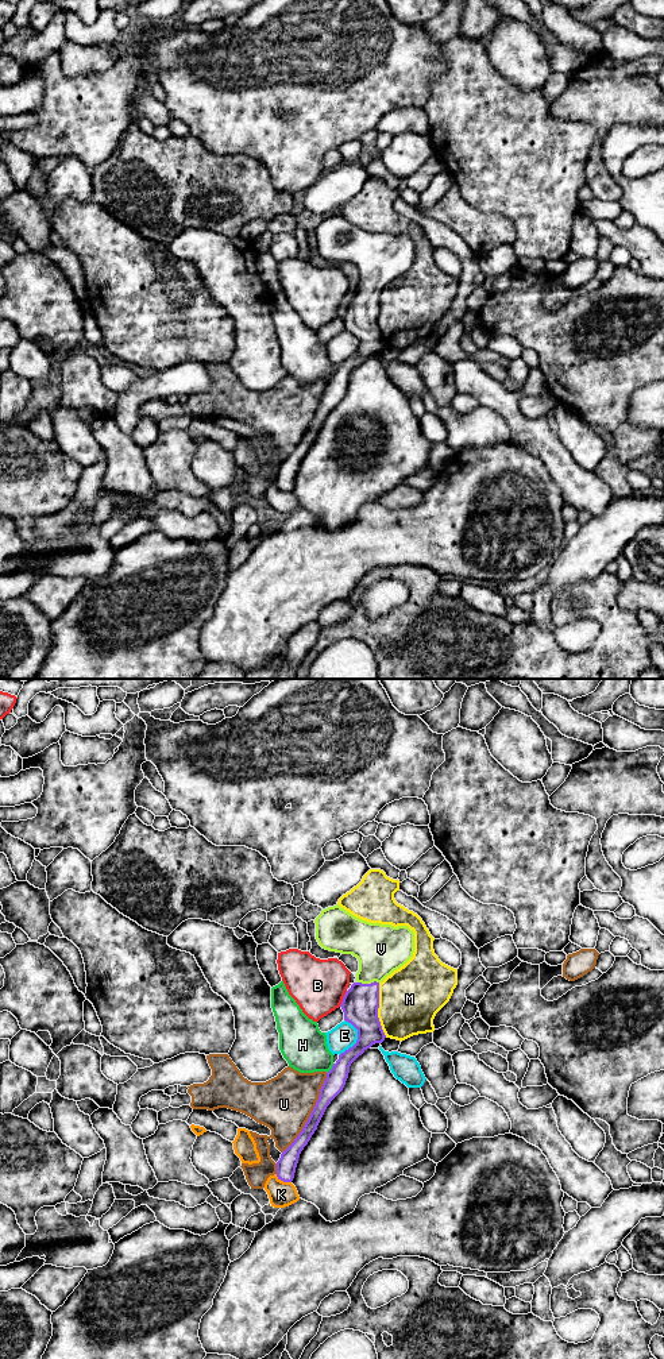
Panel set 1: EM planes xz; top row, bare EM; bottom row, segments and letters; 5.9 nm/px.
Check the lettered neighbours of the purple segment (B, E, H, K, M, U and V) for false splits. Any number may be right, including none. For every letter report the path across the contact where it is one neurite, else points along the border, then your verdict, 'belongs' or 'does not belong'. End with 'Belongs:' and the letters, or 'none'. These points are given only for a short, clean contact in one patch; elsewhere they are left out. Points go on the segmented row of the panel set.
B: does not belong
E: along xz (344, 1019), (356, 1030), (356, 1041), (339, 1056) | does not belong
H: does not belong
K: does not belong
M: along xz (378, 983), (378, 1020), (386, 1037) | does not belong
U: does not belong
V: across xz (361, 1003), (369, 984), (369, 976), (381, 949) | belongs
Belongs: V

